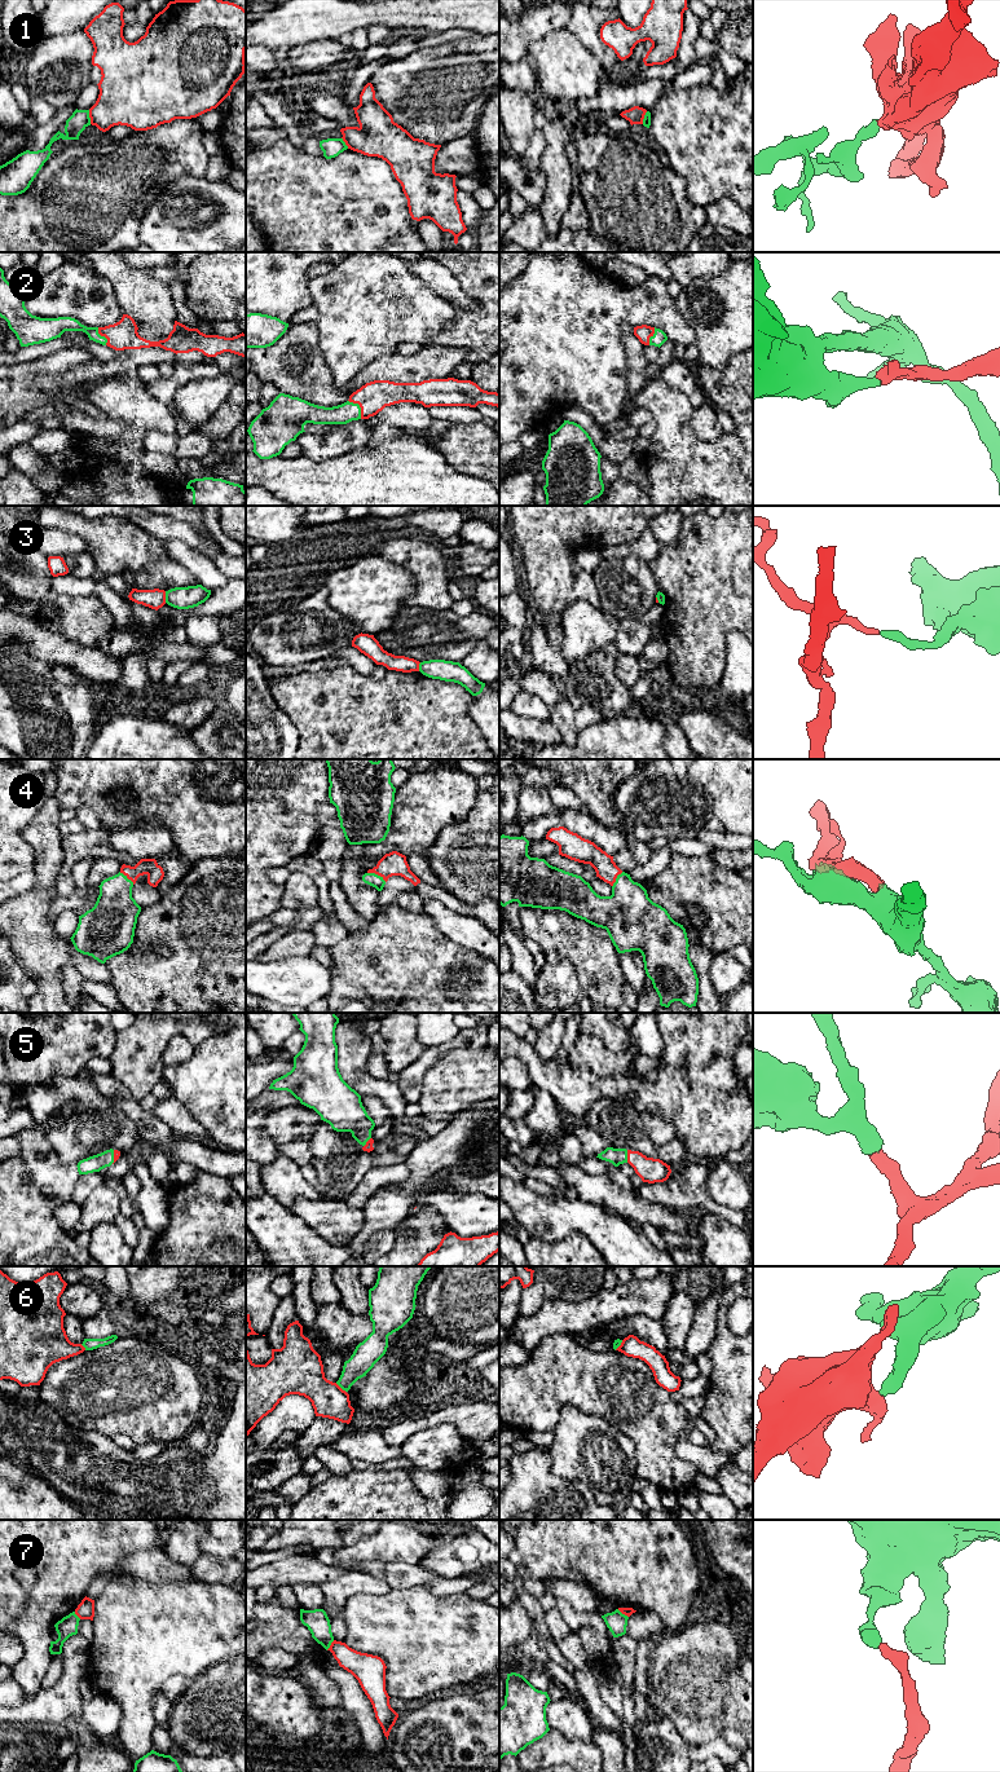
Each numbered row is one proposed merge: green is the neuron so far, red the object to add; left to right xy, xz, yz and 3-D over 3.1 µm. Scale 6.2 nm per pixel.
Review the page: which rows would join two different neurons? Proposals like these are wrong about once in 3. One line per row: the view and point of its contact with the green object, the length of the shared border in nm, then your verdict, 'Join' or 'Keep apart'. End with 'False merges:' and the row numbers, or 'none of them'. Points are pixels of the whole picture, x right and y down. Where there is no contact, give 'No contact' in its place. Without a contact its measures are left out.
1: Touches green at xy (88, 117). Shared border 90 nm. Keep apart
2: Touches green at xz (358, 406). Shared border 150 nm. Join
3: Touches green at xy (166, 596). Shared border 70 nm. Keep apart
4: Touches green at xz (377, 875). Shared border 130 nm. Join
5: Touches green at yz (626, 1156). Shared border 80 nm. Join
6: Touches green at xz (340, 1387). Shared border 90 nm. Keep apart
7: Touches green at yz (621, 1613). Shared border 90 nm. Keep apart
False merges: 1, 3, 6, 7

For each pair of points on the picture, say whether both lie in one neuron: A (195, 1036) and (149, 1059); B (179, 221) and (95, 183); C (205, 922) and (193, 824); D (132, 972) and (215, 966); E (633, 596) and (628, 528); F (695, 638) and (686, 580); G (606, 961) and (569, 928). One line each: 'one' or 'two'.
A: one
B: two
C: two
D: one
E: two
F: one
G: one

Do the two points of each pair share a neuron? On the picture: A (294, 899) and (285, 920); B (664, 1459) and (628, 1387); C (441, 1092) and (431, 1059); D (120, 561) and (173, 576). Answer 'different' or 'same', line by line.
A: different
B: same
C: different
D: same

